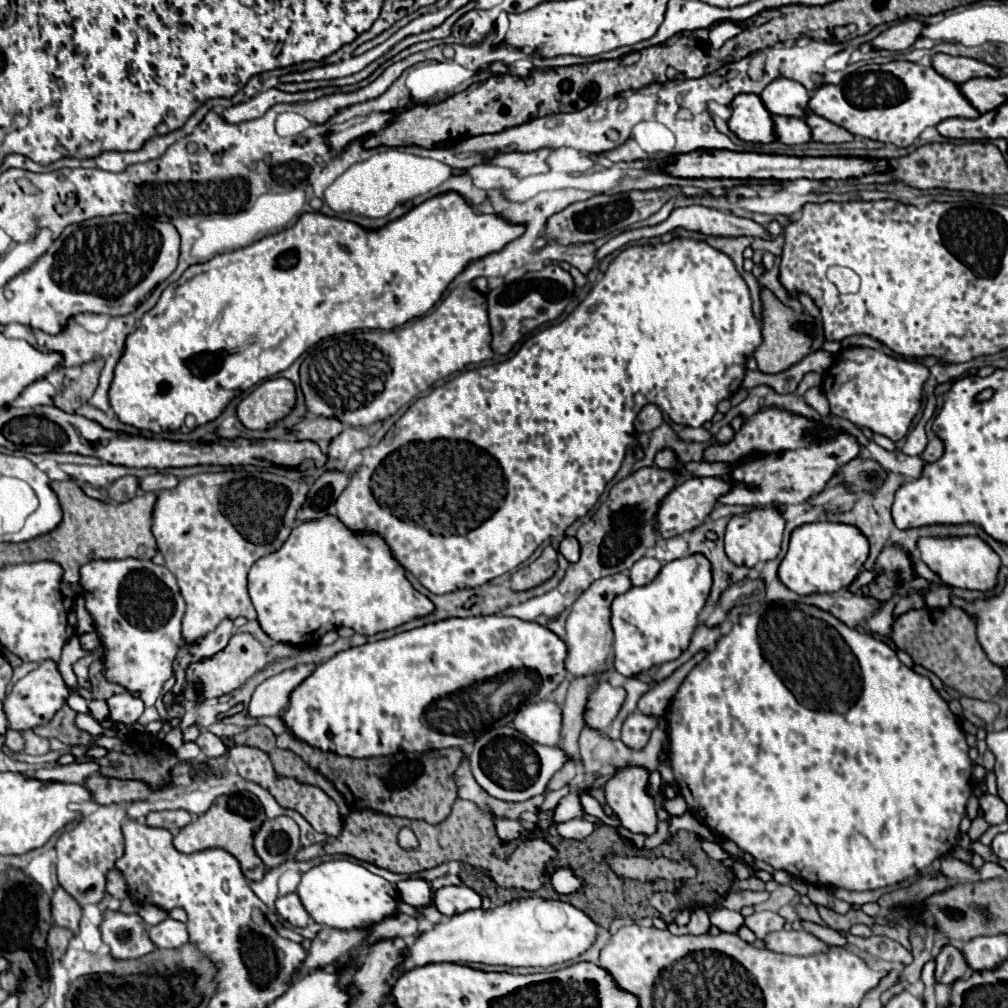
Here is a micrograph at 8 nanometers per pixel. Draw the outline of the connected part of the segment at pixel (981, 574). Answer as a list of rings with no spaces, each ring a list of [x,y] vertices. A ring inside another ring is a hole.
[[[977,536],[965,538],[921,538],[917,542],[921,560],[949,586],[963,590],[991,592],[997,588],[997,576],[1001,568],[999,556]]]

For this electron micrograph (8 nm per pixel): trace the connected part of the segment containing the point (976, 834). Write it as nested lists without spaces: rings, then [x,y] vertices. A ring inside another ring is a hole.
[[[977,816],[975,820],[973,820],[973,824],[971,824],[971,828],[969,828],[969,838],[971,838],[971,842],[979,842],[979,838],[987,832],[987,828],[989,828],[989,824],[987,824],[987,820],[983,818],[983,816]]]

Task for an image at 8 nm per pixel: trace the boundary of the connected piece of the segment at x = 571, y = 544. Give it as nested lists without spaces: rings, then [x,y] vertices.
[[[563,538],[563,542],[559,544],[559,550],[569,562],[579,560],[579,542],[575,538]]]

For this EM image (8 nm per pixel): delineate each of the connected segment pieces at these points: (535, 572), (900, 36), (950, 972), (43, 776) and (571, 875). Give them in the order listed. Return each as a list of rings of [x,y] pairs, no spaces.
[[[545,546],[545,550],[535,562],[513,572],[511,590],[519,592],[519,590],[529,590],[533,586],[539,586],[541,582],[549,580],[555,570],[557,570],[557,552],[553,550],[553,546]]]
[[[901,20],[893,26],[889,26],[885,32],[881,32],[871,46],[875,50],[891,50],[891,52],[903,52],[913,46],[913,42],[919,38],[923,24],[919,20]]]
[[[945,946],[935,962],[937,962],[935,978],[937,978],[937,982],[945,982],[945,984],[955,982],[957,978],[961,978],[969,970],[961,952],[953,946]]]
[[[83,762],[83,764],[67,764],[67,766],[55,766],[55,768],[39,768],[35,774],[31,774],[35,780],[61,780],[69,784],[83,784],[83,780],[97,772],[99,766],[95,762]]]
[[[557,868],[551,874],[551,886],[557,894],[573,894],[583,888],[583,880],[571,868]]]

